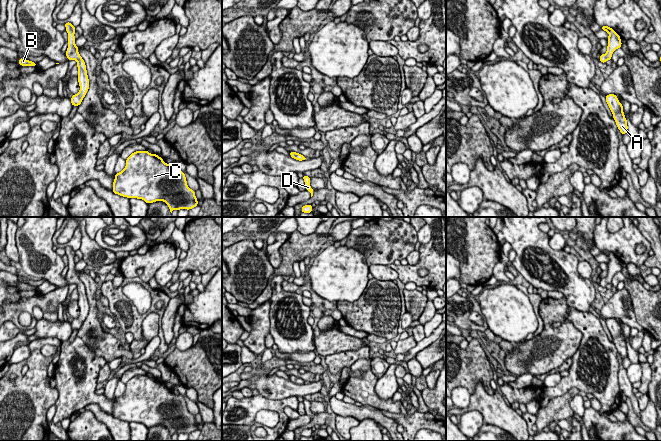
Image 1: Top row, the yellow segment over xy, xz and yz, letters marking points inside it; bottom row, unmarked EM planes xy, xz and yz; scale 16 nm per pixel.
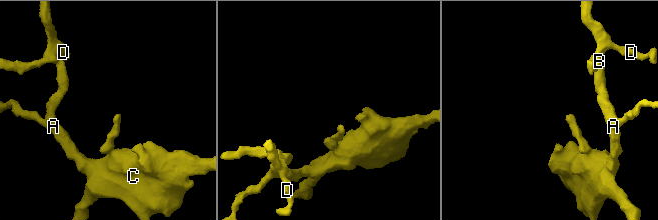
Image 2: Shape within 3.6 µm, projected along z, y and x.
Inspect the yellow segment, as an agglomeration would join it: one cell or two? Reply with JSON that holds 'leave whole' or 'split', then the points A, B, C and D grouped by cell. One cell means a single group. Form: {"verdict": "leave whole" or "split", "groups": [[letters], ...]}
{"verdict": "leave whole", "groups": [["A", "B", "C", "D"]]}

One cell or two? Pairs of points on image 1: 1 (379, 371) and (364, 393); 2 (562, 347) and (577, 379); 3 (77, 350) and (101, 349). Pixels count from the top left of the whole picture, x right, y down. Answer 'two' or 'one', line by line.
1: two
2: two
3: two

